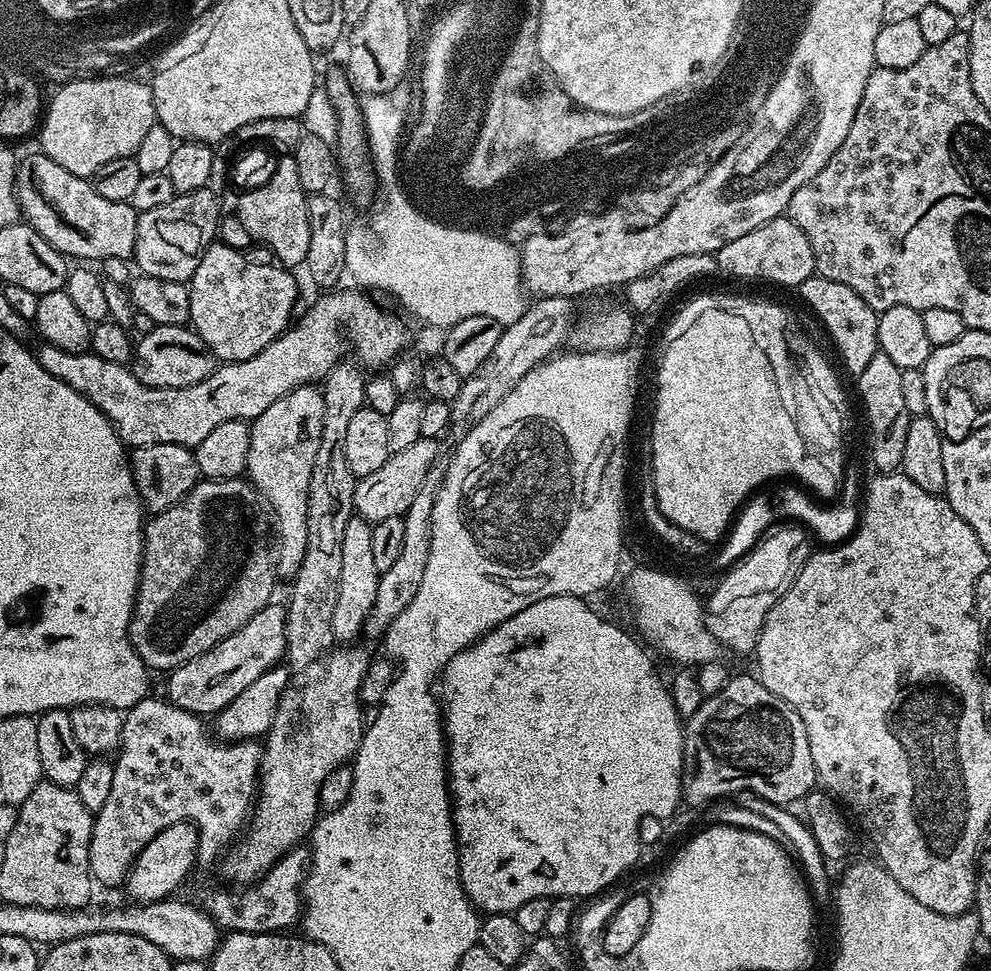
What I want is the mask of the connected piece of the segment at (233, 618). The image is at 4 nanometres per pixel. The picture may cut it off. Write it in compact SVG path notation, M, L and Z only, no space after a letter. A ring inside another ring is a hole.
M237 478L235 480L206 480L201 479L189 490L180 500L179 504L170 506L165 512L157 512L144 525L144 556L140 559L140 584L136 588L136 605L132 608L132 621L128 627L128 636L132 640L132 645L137 654L142 658L144 665L149 670L164 668L171 670L177 668L179 664L190 662L206 650L218 646L230 634L237 632L258 610L262 610L267 604L273 603L272 591L276 588L278 581L278 556L268 543L274 540L274 524L270 516L270 508L263 496L252 487L247 479Z

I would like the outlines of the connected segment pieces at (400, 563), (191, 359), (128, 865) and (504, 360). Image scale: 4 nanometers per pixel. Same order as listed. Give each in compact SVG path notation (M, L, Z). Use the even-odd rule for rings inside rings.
M437 462L426 474L426 482L422 482L422 490L414 494L414 502L410 502L408 511L404 513L404 525L406 531L402 537L402 551L398 553L398 559L390 565L390 570L381 572L378 582L378 594L374 600L372 613L368 616L366 625L367 635L383 637L387 628L393 627L409 611L414 602L414 594L418 594L418 586L422 586L422 577L426 571L426 562L430 558L430 522L432 511L436 501L436 492L444 480L446 471L443 463Z
M182 324L155 325L150 333L135 341L130 361L134 378L138 378L138 382L147 388L185 388L194 382L210 378L217 366L215 354L204 345L200 335Z
M151 698L137 699L131 708L124 712L124 725L122 726L122 738L118 755L115 757L112 769L114 770L114 782L110 785L110 794L107 795L106 804L102 806L100 812L95 813L92 821L92 837L90 838L90 850L88 851L88 861L92 871L92 879L97 885L105 884L108 888L116 888L125 883L128 878L128 872L132 868L132 863L136 861L136 855L142 851L166 826L177 824L183 820L189 824L195 824L200 830L201 837L206 838L206 856L212 860L219 861L222 853L245 831L246 821L251 817L253 807L258 795L258 781L260 778L260 757L262 748L255 739L238 740L235 742L225 742L217 738L203 724L201 717L195 712L187 712L178 706L174 706L167 699L150 700Z
M541 296L533 299L525 307L522 318L507 325L498 338L498 346L490 350L490 358L482 362L480 369L473 376L463 377L456 399L451 401L453 429L457 428L460 434L470 431L478 421L486 418L518 382L535 368L544 363L557 351L560 343L567 341L570 329L574 323L572 316L573 301L567 296ZM533 303L533 304L532 304ZM556 348L556 349L555 349Z

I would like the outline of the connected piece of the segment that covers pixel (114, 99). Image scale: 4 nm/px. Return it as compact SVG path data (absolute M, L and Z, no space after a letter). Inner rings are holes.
M104 74L100 77L101 80L72 80L69 84L64 84L56 93L52 96L46 104L46 111L42 116L42 123L39 125L38 133L40 132L40 144L38 144L39 151L43 152L44 155L49 156L54 162L58 162L58 166L62 166L66 170L70 170L70 174L75 176L82 176L85 178L95 177L98 169L103 166L106 162L114 162L114 158L126 158L127 156L135 156L138 150L139 144L142 143L142 137L146 135L150 126L154 126L158 123L156 118L156 107L154 106L154 98L152 97L151 87L142 82L134 82L129 79L127 75L122 76L106 76L110 74Z

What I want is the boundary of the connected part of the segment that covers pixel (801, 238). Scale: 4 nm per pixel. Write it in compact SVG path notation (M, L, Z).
M787 215L778 216L775 220L758 226L758 230L750 230L750 234L742 234L742 238L734 238L734 242L726 242L726 246L719 248L714 255L717 269L732 276L728 278L741 276L744 280L769 280L772 284L798 286L816 272L814 250L810 250L810 238L806 238L804 231L793 220L789 220Z

